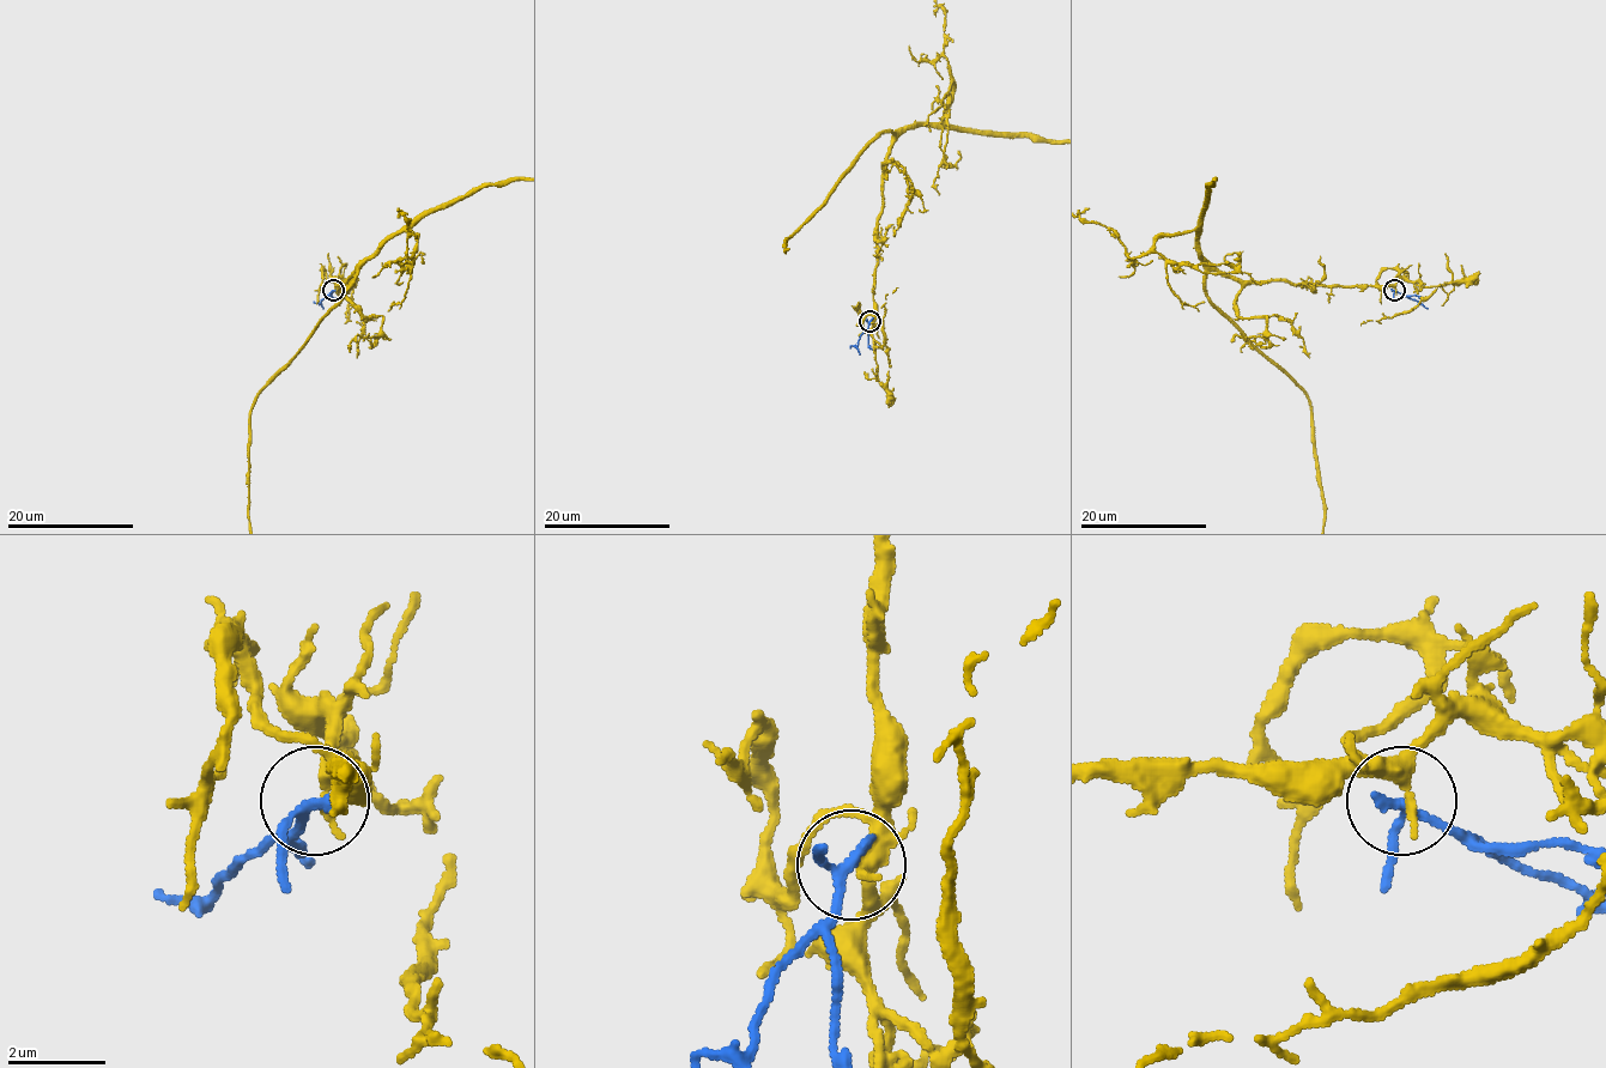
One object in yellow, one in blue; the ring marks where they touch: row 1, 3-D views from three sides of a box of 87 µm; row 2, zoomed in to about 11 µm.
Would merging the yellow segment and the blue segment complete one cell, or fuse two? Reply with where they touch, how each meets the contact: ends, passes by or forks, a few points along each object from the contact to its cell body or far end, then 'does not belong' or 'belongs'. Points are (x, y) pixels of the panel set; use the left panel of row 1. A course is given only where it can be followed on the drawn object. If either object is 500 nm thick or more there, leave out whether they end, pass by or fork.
place (333, 290); yellow passes by; blue passes by; course yellow (334, 290), (357, 271), (343, 298), (253, 401), (248, 511); course blue (333, 290), (321, 302), (323, 308); does not belong

